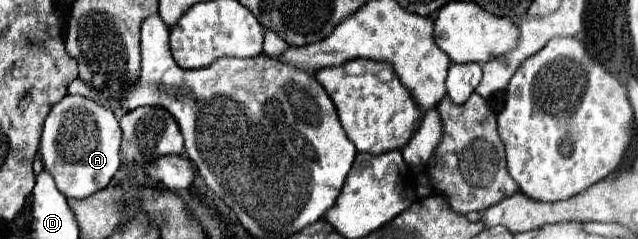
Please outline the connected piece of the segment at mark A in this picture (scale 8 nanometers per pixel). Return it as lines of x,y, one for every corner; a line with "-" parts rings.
66,95
50,109
44,121
44,131
40,137
40,155
44,167
52,173
58,189
68,199
84,199
94,191
110,185
110,181
118,173
122,163
120,141
122,131
118,119
108,107
88,97

